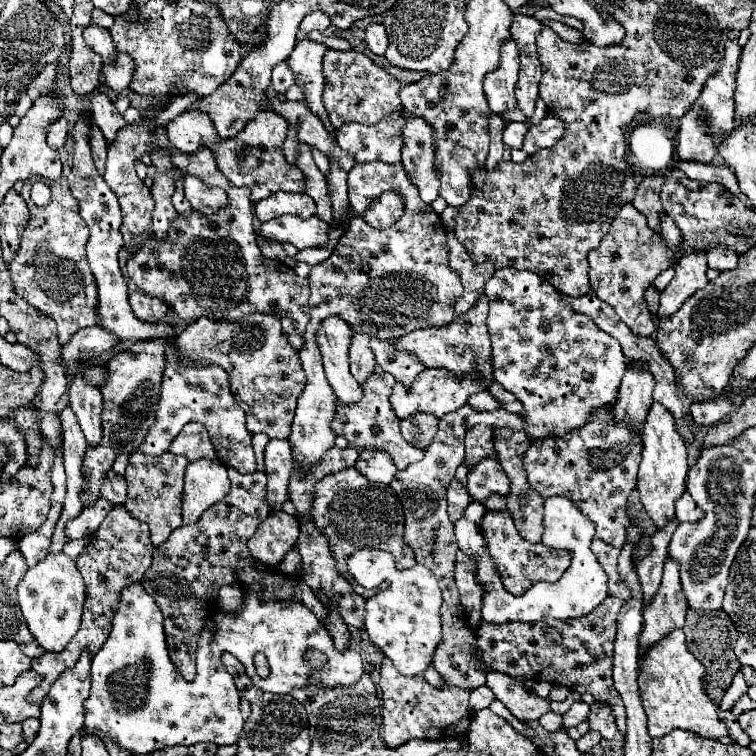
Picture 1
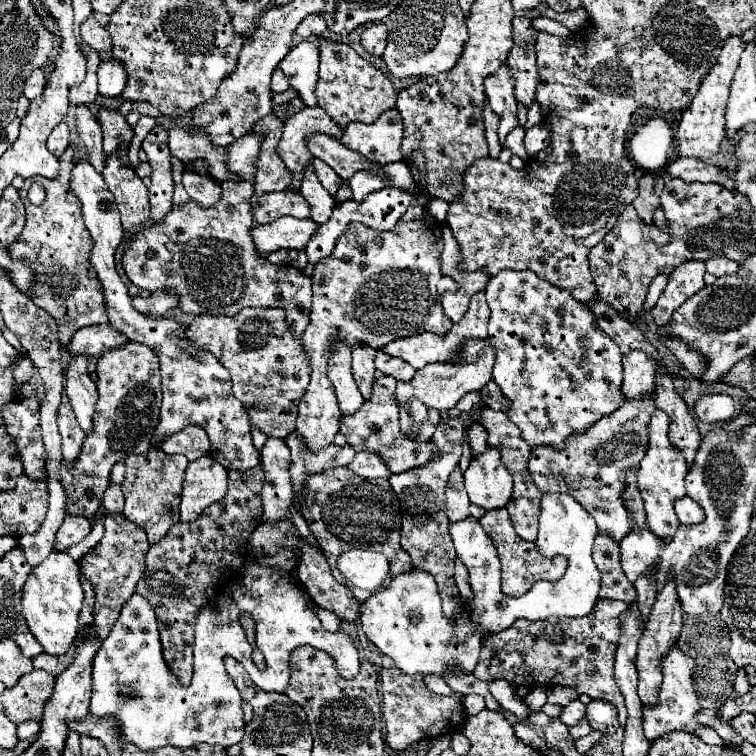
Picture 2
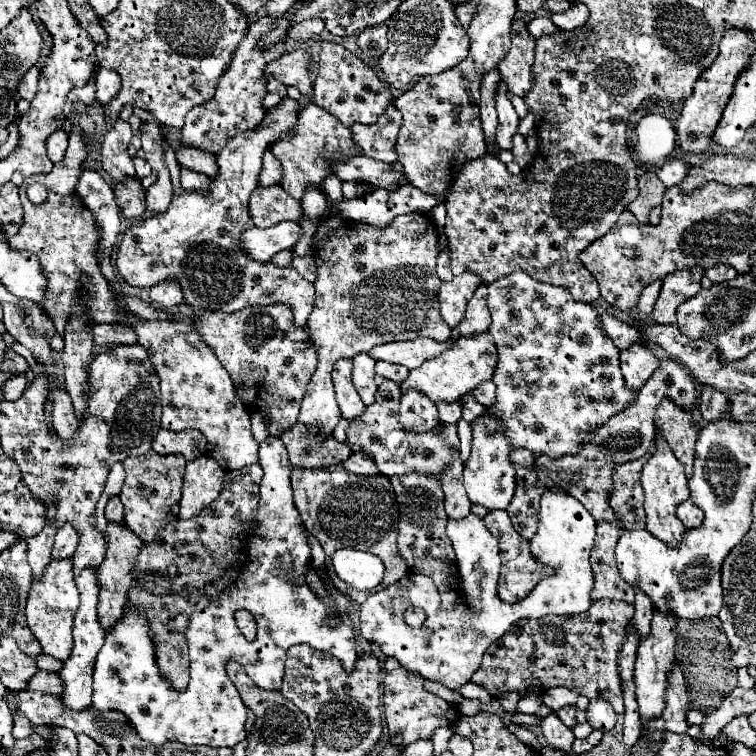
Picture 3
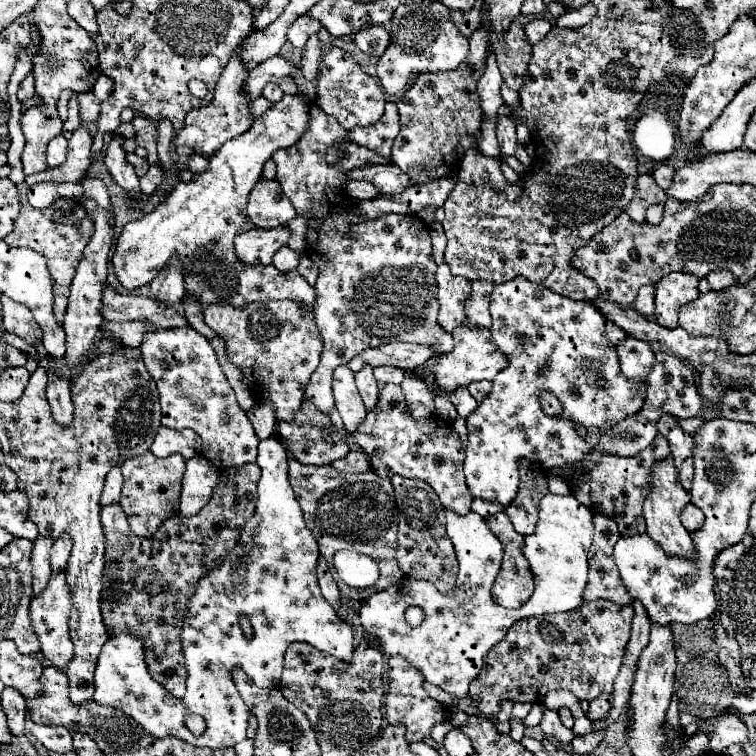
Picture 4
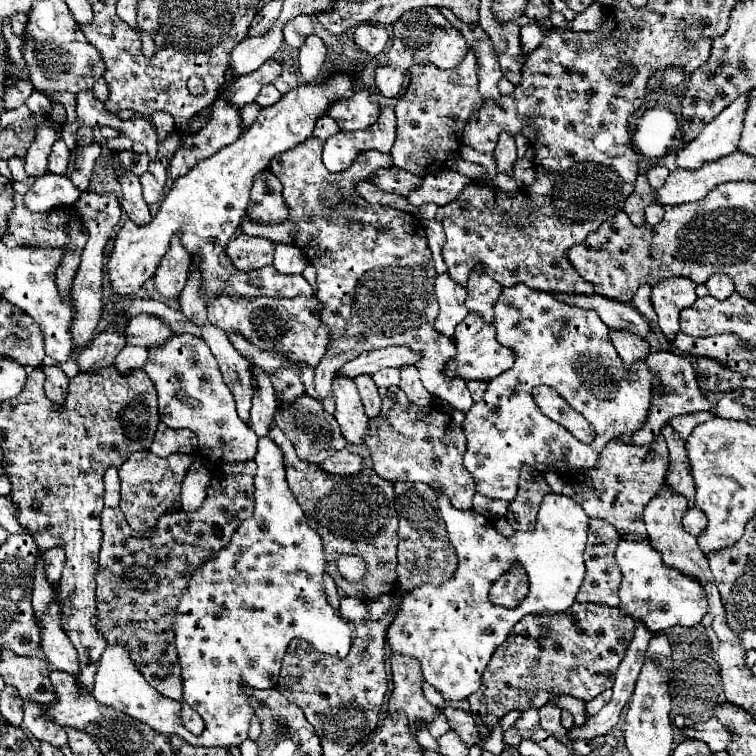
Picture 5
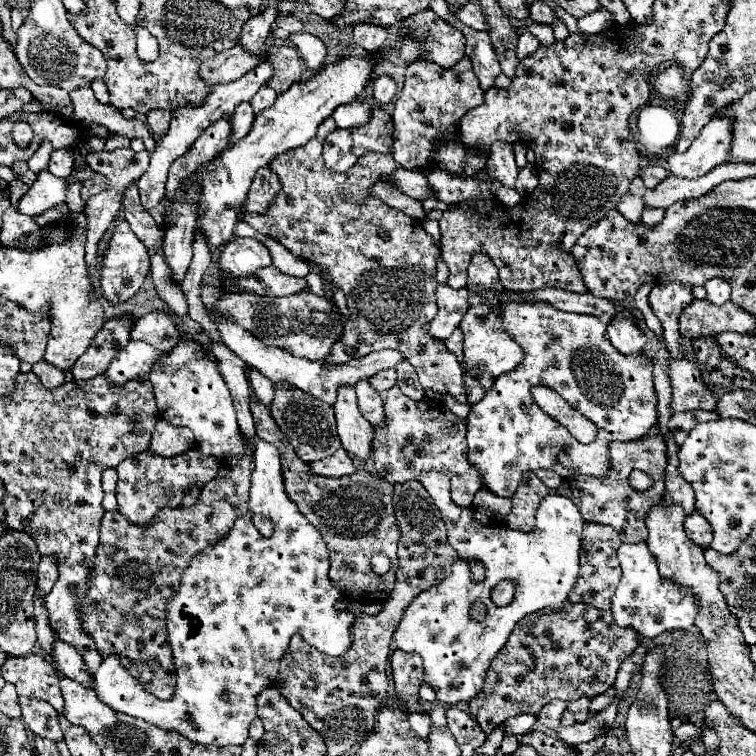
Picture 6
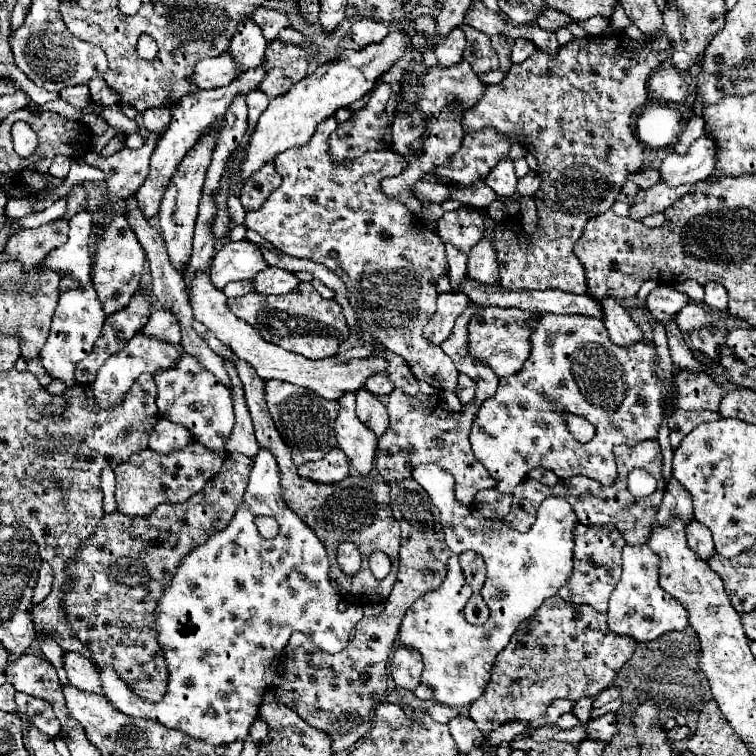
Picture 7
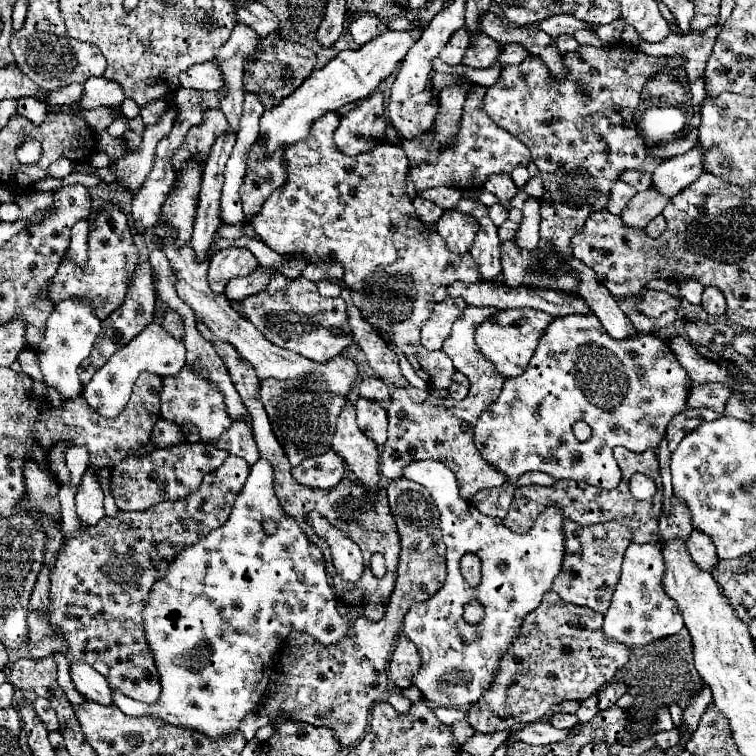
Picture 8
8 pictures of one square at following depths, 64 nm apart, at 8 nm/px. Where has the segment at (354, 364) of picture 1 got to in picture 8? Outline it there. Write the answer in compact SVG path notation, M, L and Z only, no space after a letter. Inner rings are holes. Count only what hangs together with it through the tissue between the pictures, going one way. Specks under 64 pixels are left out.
M358 398L356 416L358 416L358 426L362 426L362 430L370 434L370 438L374 438L378 446L382 446L386 442L386 428L388 428L386 410L378 402Z

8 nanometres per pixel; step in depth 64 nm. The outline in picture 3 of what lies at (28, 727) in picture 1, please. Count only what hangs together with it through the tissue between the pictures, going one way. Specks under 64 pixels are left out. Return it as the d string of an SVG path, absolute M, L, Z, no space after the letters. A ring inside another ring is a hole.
M18 716L18 718L14 718L14 730L12 730L12 734L14 734L14 738L28 738L28 736L34 734L34 730L32 730L32 724L26 722L26 718Z

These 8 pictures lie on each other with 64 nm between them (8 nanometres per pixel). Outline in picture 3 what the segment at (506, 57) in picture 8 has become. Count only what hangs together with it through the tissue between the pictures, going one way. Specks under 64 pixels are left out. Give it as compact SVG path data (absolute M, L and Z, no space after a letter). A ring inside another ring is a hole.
M534 18L530 24L528 24L528 32L534 36L534 38L540 38L544 34L556 34L560 28L556 24L552 24L550 18Z

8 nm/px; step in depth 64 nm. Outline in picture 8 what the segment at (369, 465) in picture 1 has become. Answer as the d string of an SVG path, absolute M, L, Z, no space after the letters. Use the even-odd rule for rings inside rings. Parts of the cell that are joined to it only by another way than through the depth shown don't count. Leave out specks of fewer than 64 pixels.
M328 450L318 458L306 458L300 466L292 468L292 474L300 484L312 488L332 488L344 478L344 462L342 456Z

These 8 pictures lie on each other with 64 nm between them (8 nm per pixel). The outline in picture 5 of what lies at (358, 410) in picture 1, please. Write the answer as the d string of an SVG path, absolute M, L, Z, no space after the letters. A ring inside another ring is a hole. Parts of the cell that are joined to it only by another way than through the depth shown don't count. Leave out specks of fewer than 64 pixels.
M391 386L382 398L380 414L368 420L368 436L364 438L364 444L370 450L374 470L384 480L410 480L438 486L454 508L472 508L474 482L470 482L470 474L466 474L466 468L462 466L466 438L452 416L440 412L440 408L432 406L430 410L420 410L412 404L410 410L406 394L398 386Z

